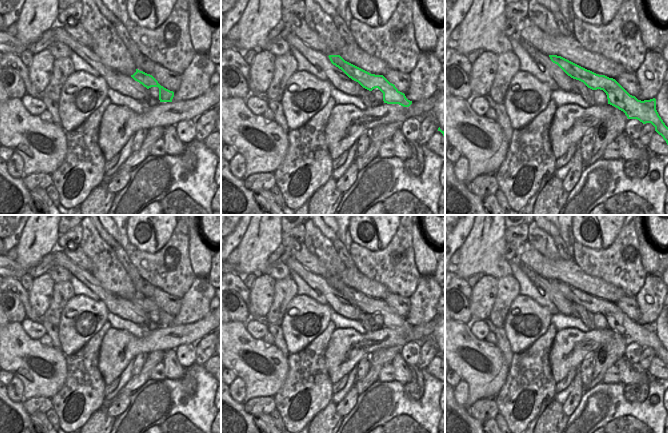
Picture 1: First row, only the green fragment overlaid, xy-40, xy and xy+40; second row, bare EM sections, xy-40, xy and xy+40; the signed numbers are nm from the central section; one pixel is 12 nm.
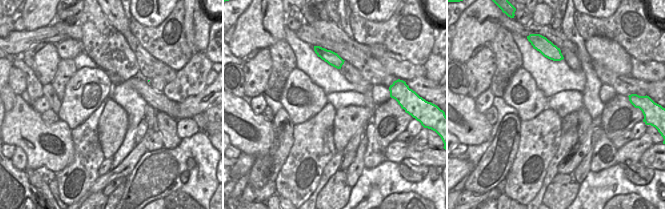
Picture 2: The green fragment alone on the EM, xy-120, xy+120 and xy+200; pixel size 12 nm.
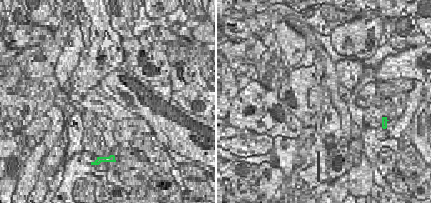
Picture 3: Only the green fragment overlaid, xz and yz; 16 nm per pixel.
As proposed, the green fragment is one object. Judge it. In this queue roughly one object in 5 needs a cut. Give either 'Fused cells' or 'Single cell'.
Single cell

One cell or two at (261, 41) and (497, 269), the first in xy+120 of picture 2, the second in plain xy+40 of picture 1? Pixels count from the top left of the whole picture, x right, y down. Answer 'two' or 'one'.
one

